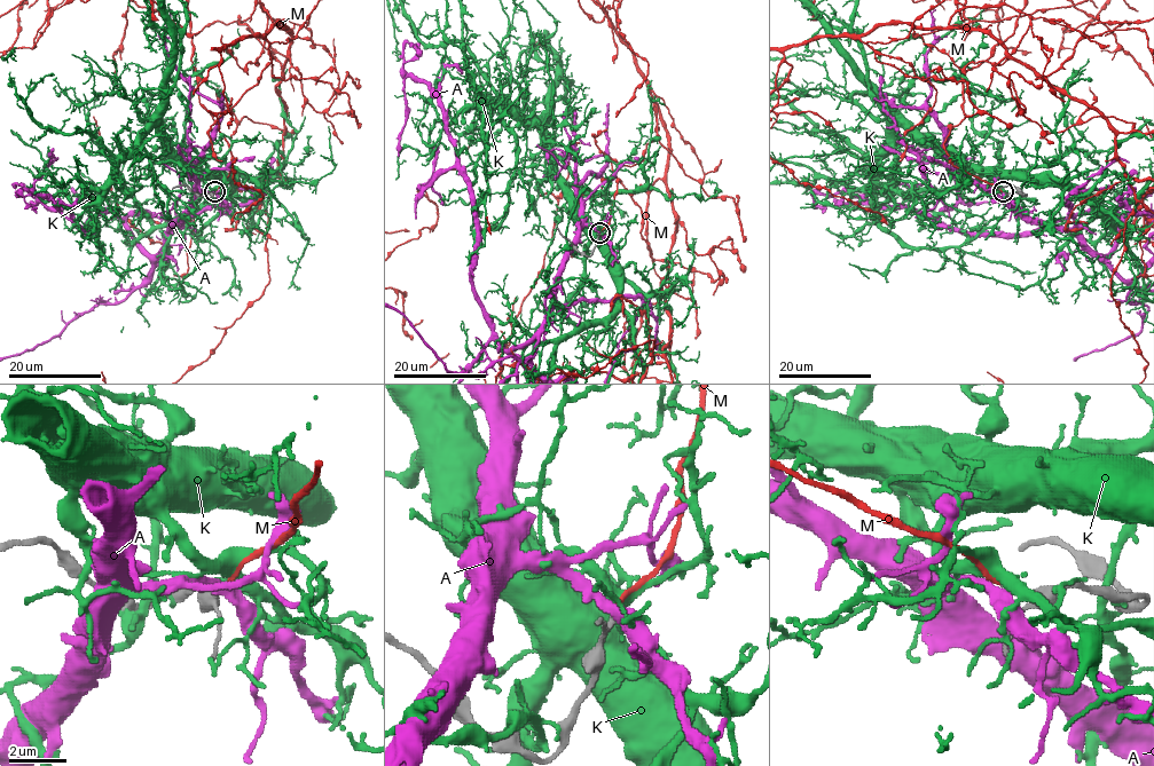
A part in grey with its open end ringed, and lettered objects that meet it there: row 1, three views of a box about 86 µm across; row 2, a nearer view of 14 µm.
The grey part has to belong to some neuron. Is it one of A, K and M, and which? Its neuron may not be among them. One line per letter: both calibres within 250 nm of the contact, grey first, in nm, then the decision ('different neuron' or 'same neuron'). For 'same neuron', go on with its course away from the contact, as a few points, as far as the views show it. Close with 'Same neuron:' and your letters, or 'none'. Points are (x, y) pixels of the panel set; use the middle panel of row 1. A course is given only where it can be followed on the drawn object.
A: 180/440 nm | different neuron
K: 180/460 nm | different neuron
M: 170/150 nm | same neuron
Same neuron: M

